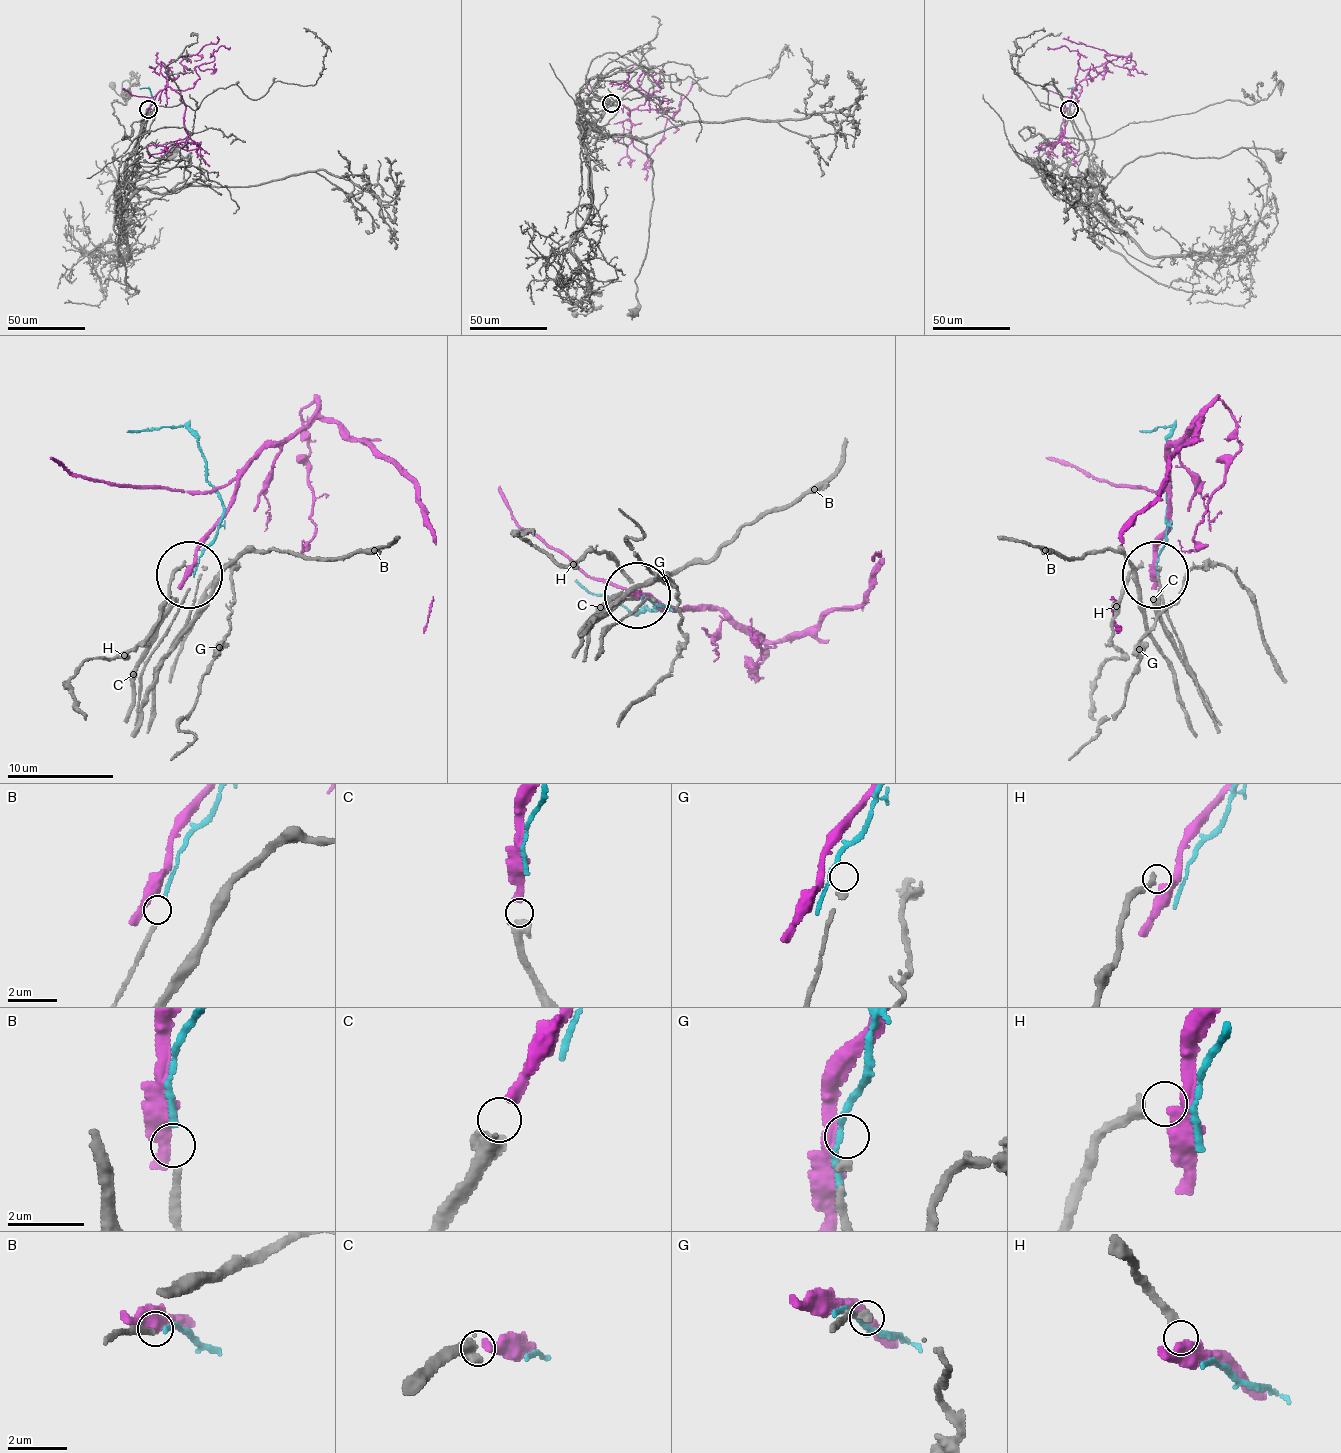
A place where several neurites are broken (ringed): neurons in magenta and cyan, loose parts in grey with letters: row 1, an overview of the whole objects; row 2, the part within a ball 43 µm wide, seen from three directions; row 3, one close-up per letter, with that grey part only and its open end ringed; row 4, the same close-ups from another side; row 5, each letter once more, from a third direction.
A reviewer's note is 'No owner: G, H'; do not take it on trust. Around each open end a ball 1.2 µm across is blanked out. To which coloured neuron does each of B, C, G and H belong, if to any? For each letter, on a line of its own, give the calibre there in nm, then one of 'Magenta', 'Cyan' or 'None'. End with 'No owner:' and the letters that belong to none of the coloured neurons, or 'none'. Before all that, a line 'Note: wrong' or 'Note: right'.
Note: right
B: Thickness 170 nm. Cyan
C: Thickness 480 nm. Magenta
G: Thickness 180 nm. None
H: Thickness 260 nm. None
No owner: G, H

